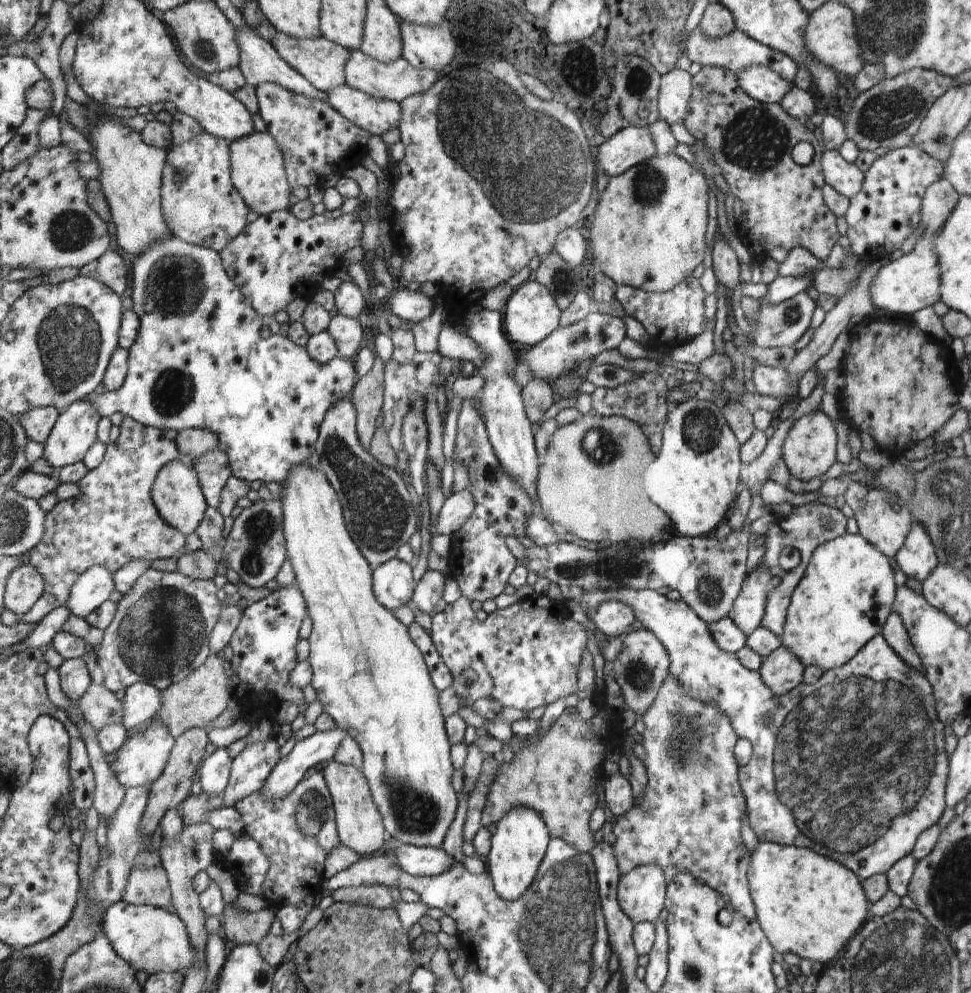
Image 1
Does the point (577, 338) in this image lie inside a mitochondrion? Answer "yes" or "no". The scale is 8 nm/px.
yes

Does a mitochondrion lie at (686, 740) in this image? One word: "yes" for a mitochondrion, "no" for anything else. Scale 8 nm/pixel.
yes

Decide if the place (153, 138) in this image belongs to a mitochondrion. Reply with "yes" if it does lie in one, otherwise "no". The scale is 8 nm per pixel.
no

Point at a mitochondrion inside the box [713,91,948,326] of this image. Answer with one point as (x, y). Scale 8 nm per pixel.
(755, 140)

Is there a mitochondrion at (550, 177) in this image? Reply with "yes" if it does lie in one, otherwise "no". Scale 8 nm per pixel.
yes

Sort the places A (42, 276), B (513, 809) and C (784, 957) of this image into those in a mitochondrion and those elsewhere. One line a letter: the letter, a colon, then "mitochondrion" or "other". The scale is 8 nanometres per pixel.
A: other
B: other
C: other

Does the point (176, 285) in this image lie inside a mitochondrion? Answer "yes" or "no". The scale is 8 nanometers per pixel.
yes

